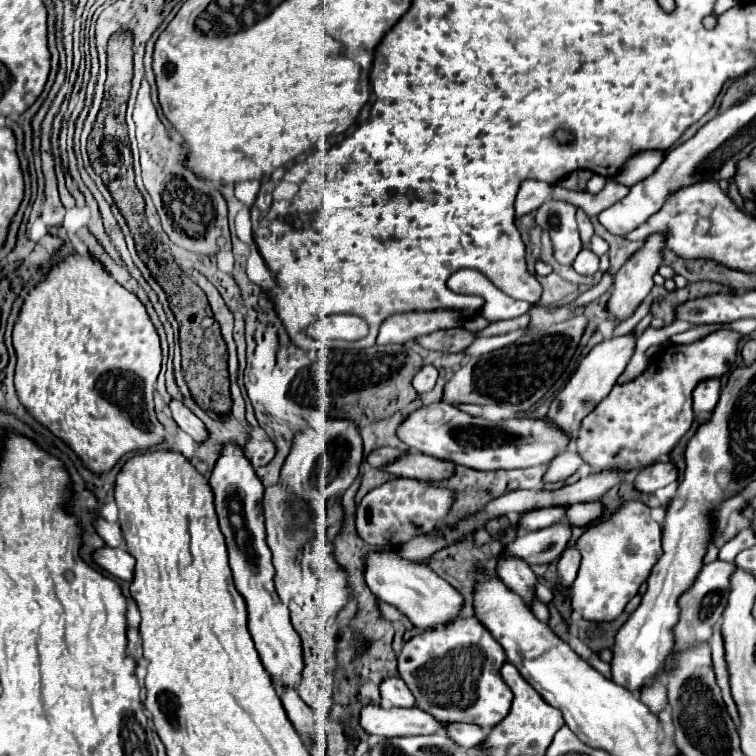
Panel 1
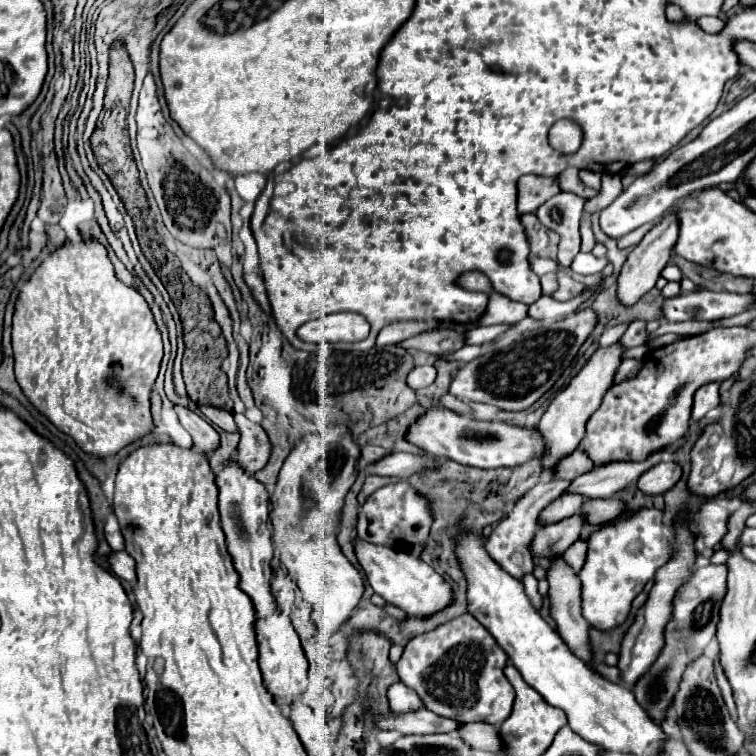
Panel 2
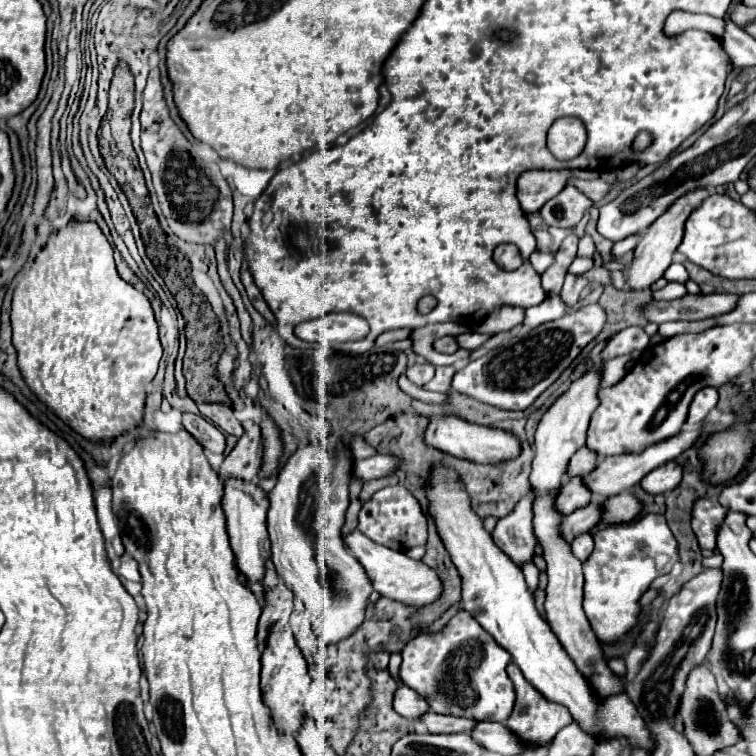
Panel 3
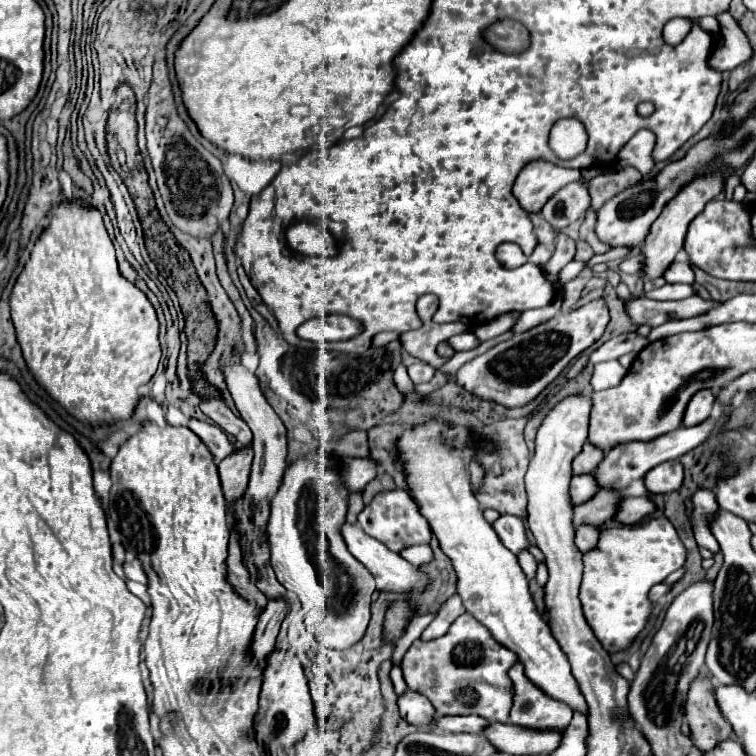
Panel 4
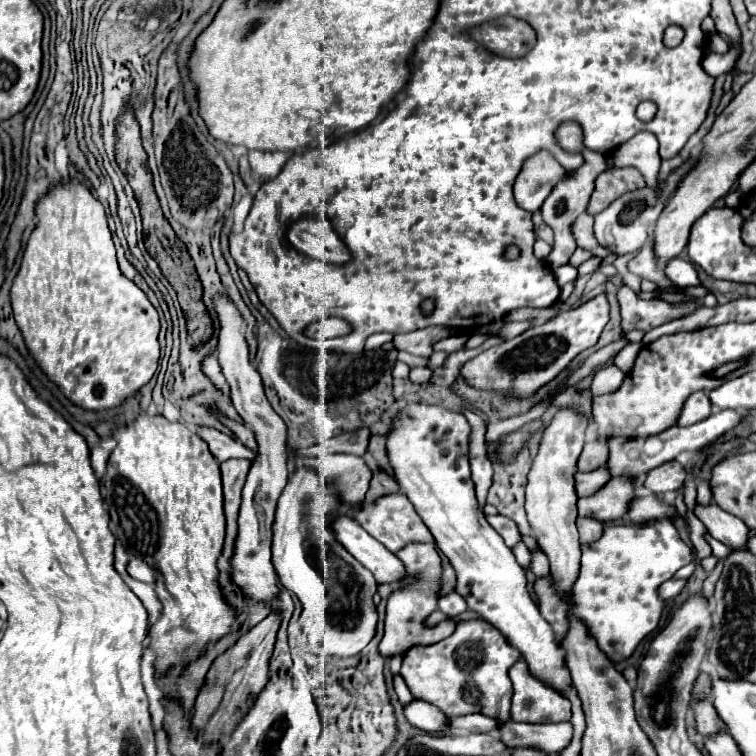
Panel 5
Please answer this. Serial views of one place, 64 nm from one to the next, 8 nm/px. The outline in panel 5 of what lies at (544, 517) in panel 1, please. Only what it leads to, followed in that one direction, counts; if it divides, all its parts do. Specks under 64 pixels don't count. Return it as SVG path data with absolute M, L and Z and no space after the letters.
M606 466L596 468L592 472L576 472L576 492L578 496L592 496L594 492L598 492L608 480L610 480L610 472Z

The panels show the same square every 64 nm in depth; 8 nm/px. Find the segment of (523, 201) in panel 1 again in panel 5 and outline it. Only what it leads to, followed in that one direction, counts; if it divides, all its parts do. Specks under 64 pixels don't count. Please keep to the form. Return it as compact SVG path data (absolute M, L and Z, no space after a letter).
M540 150L530 156L514 184L514 198L518 206L528 212L540 210L550 190L556 186L556 182L562 180L562 176L564 168L548 150Z

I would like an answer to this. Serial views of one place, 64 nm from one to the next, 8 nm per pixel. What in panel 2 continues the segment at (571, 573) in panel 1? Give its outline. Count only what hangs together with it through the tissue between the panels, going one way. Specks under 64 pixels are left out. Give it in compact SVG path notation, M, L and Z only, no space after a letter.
M576 540L566 552L564 558L568 560L568 564L572 564L572 568L582 568L584 560L586 560L586 552L588 552L588 542L586 540Z

